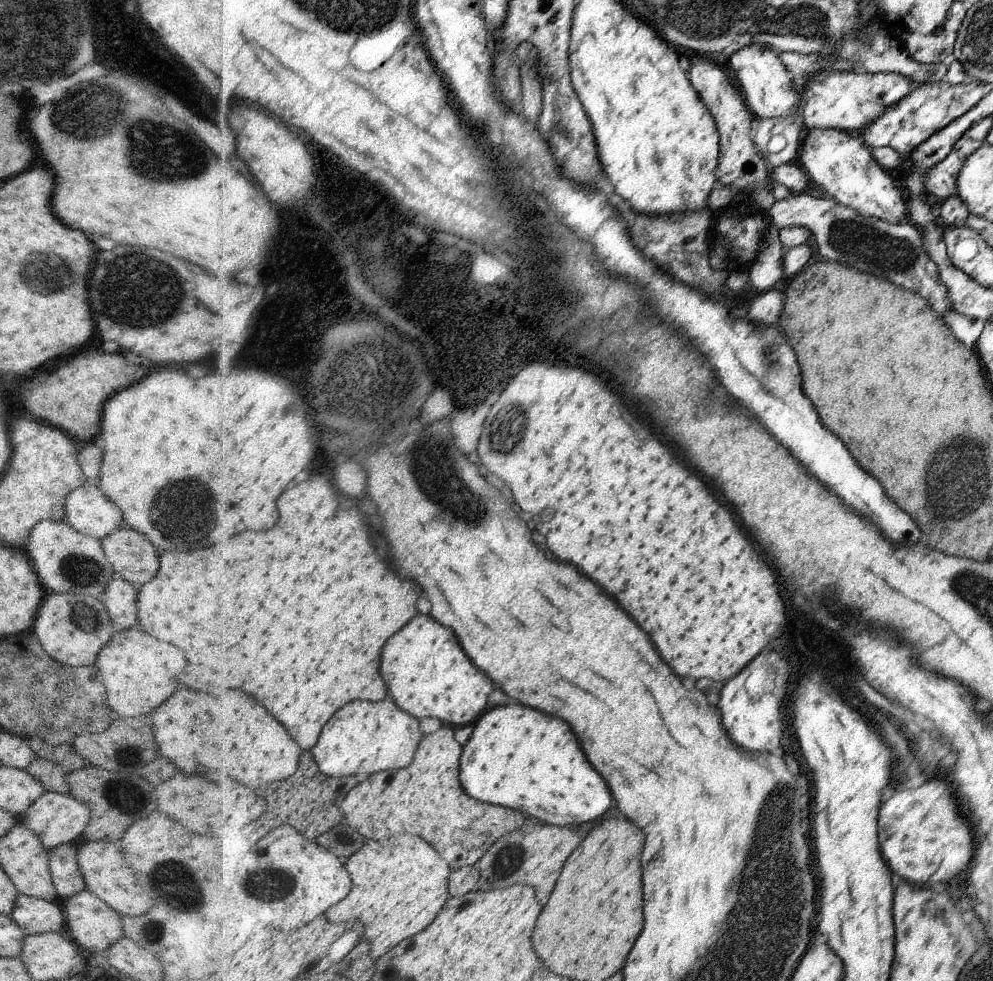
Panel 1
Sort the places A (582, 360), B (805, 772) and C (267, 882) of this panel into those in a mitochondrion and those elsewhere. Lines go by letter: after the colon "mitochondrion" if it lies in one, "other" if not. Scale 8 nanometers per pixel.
A: other
B: other
C: mitochondrion

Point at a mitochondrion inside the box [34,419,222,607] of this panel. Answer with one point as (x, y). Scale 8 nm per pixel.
(190, 517)

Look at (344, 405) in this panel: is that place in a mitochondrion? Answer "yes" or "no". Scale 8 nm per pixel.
yes

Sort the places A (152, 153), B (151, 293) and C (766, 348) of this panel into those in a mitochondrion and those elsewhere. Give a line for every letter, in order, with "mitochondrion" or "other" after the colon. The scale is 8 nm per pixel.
A: mitochondrion
B: mitochondrion
C: mitochondrion

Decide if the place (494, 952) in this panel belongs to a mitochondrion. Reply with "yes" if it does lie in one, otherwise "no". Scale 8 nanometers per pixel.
no

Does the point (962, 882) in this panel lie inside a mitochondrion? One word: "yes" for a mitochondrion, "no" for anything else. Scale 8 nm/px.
no

